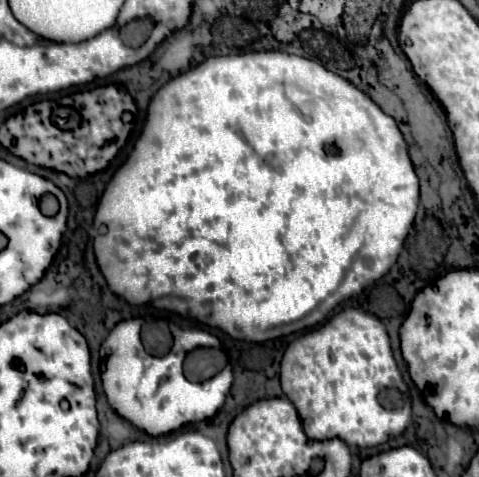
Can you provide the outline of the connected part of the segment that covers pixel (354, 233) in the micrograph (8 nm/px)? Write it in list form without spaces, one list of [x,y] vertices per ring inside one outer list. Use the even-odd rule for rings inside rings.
[[[279,50],[213,56],[201,62],[197,68],[169,80],[153,96],[145,128],[135,142],[135,148],[129,154],[127,162],[113,176],[113,192],[109,192],[109,200],[105,200],[105,212],[101,212],[101,202],[97,206],[95,228],[99,232],[95,236],[93,248],[97,252],[97,264],[109,288],[129,304],[153,304],[155,308],[175,310],[183,316],[197,318],[207,326],[219,328],[229,336],[231,330],[241,332],[237,336],[243,338],[237,340],[265,342],[265,338],[273,340],[325,322],[327,314],[339,302],[361,294],[371,282],[383,278],[399,256],[399,250],[415,220],[417,206],[419,178],[409,158],[409,146],[397,122],[381,112],[381,108],[373,104],[373,100],[369,100],[369,96],[355,88],[349,80],[329,72],[313,60]]]

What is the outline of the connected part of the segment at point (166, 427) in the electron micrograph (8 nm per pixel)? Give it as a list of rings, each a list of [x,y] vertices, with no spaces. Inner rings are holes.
[[[141,318],[123,320],[109,332],[105,342],[101,344],[101,360],[105,360],[105,372],[101,374],[101,378],[111,408],[151,436],[169,434],[183,424],[201,422],[215,416],[217,410],[223,406],[233,382],[233,368],[229,364],[205,382],[189,382],[181,368],[186,355],[198,347],[217,348],[221,342],[202,329],[182,327],[170,320],[169,326],[173,335],[173,346],[163,356],[151,356],[145,350],[141,342]]]

